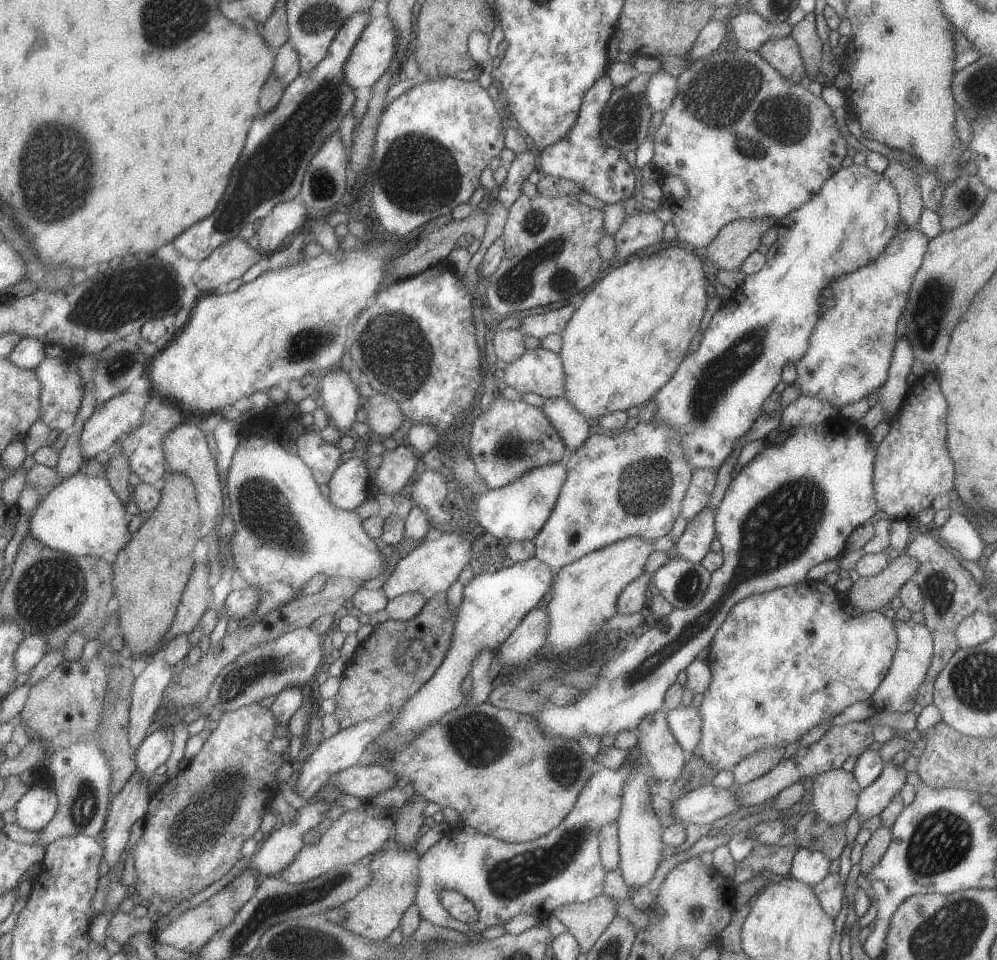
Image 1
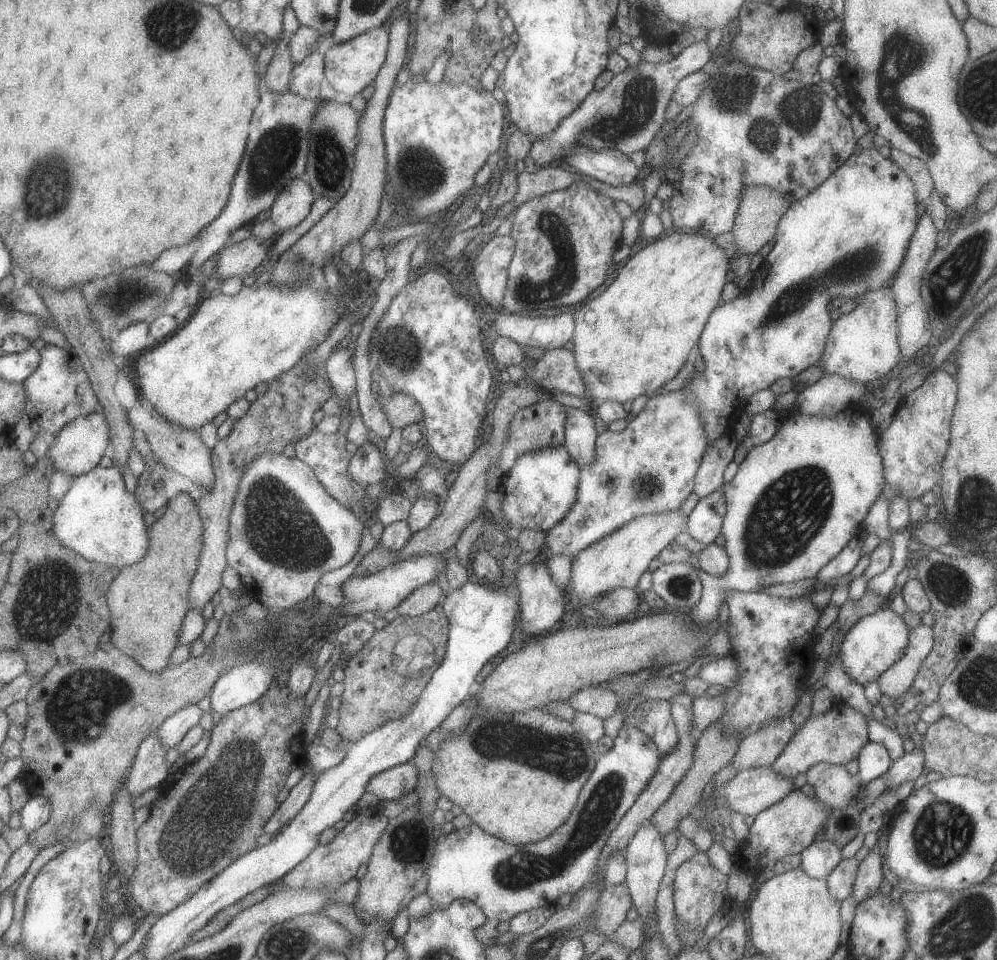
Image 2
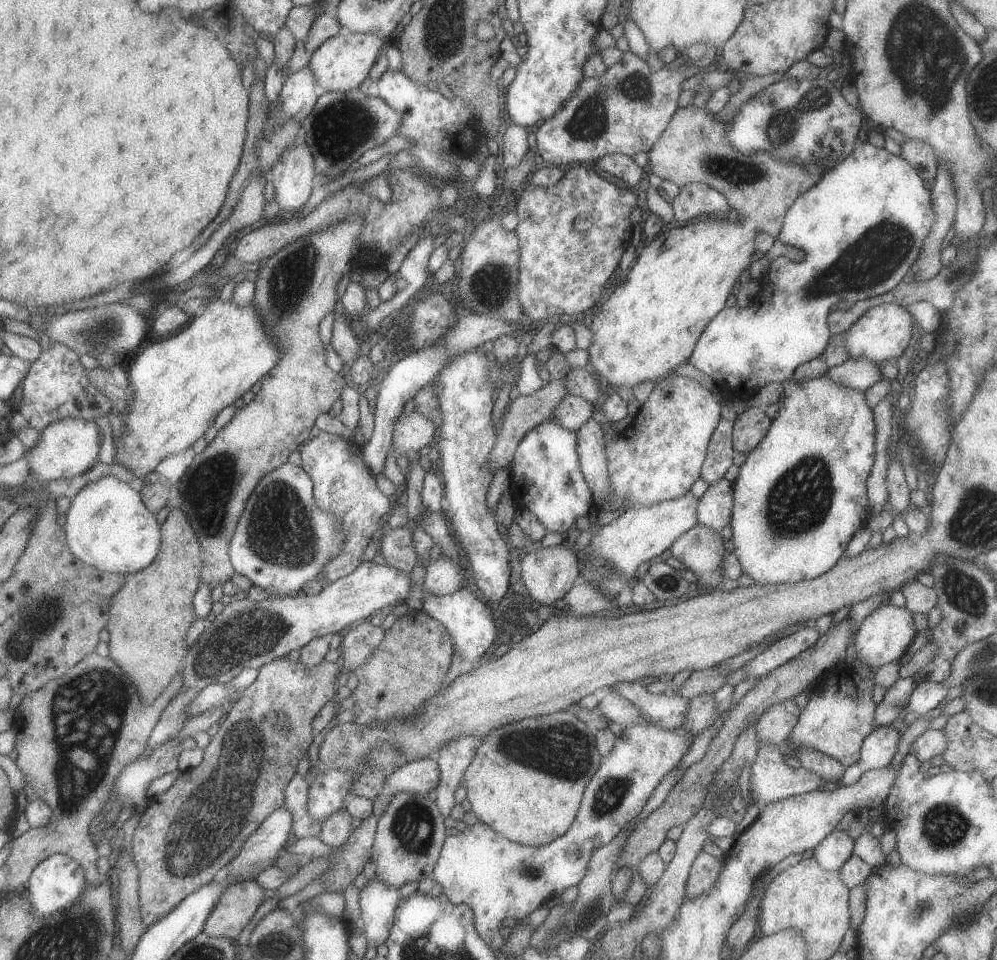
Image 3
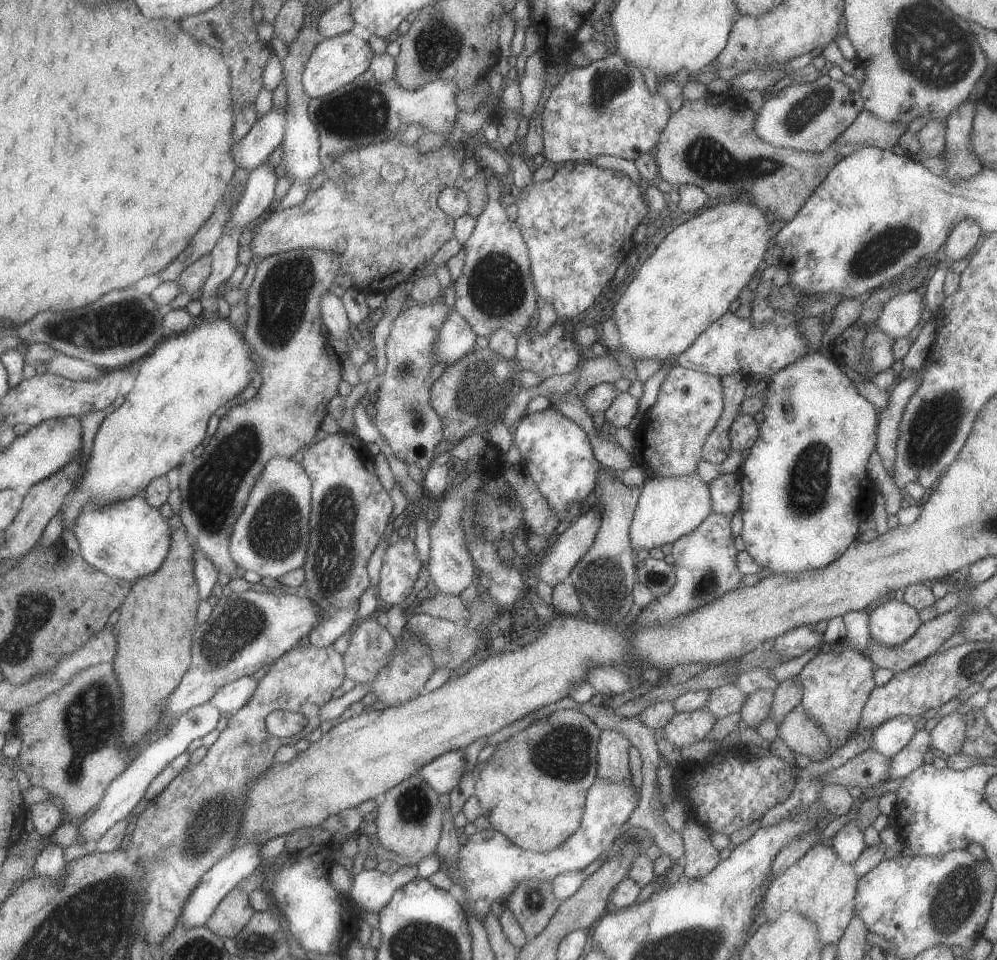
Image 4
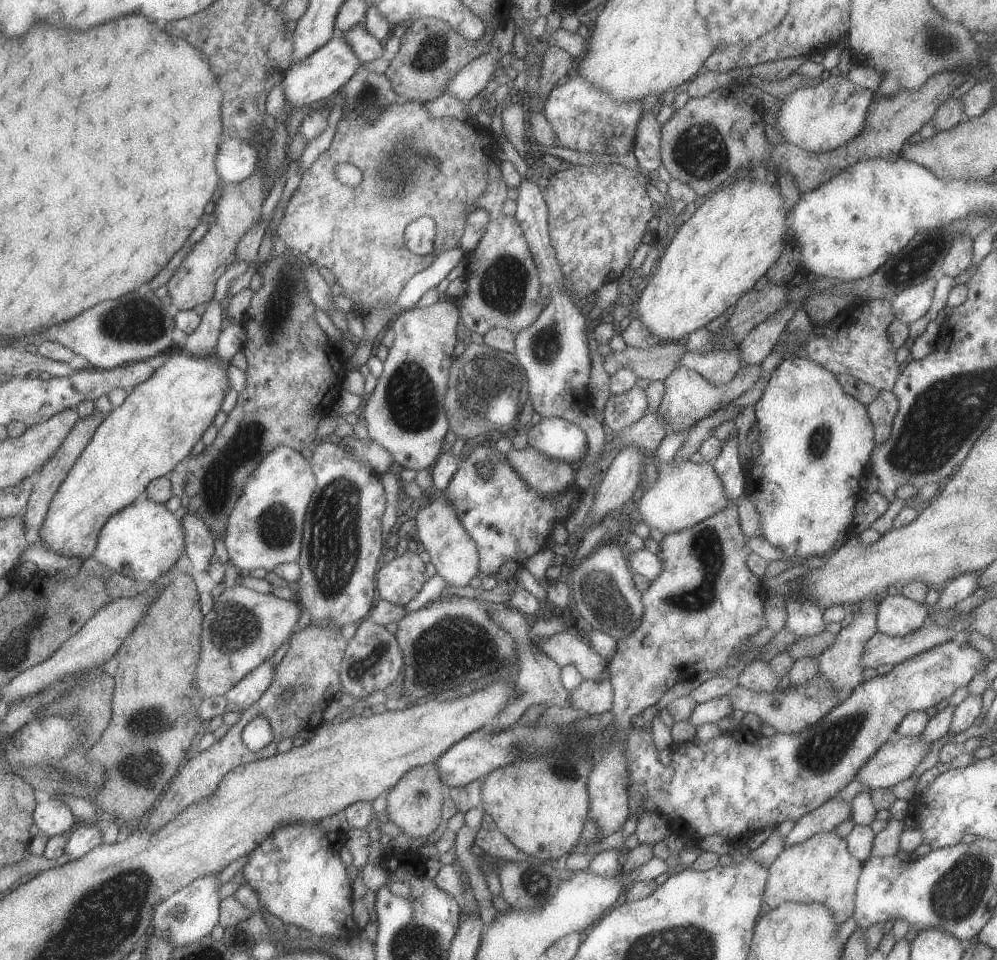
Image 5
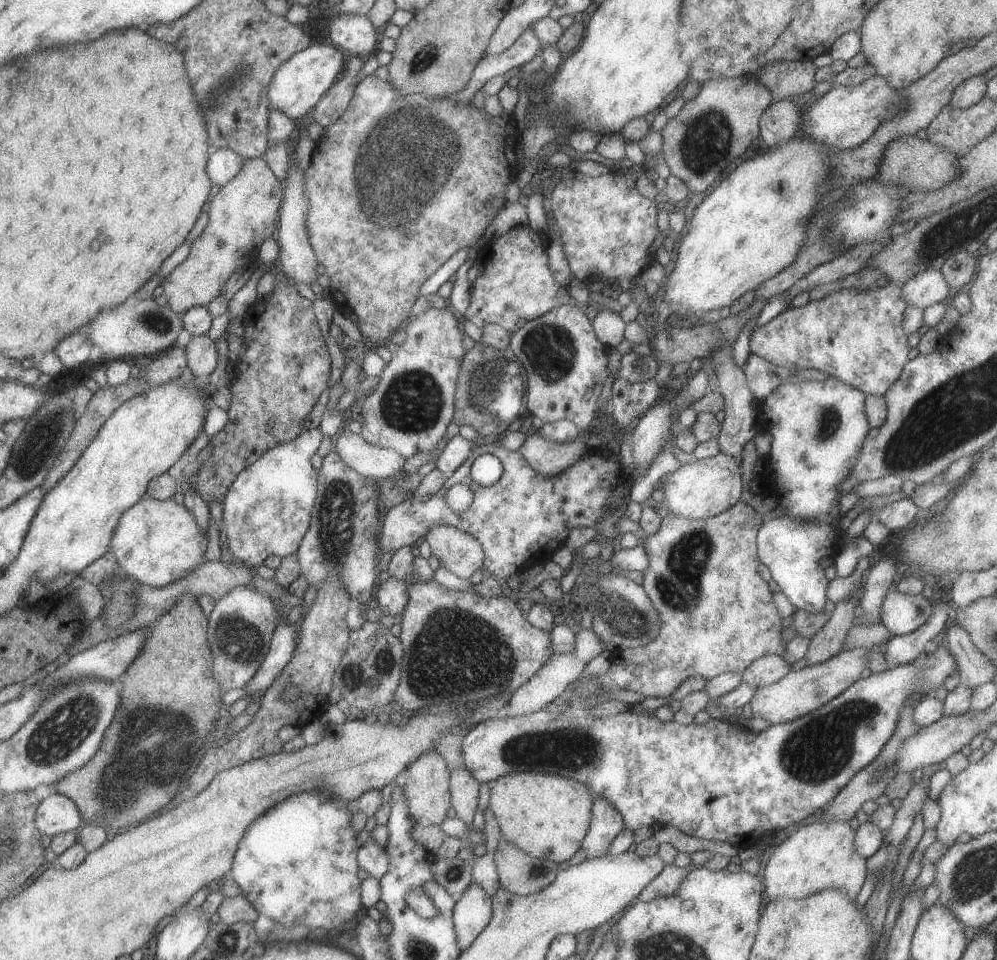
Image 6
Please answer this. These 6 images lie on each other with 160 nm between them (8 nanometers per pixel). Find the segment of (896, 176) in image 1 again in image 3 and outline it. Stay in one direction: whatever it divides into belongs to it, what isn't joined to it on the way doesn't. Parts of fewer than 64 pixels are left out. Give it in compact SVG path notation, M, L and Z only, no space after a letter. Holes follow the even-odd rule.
M908 139L901 144L900 156L905 158L929 185L932 184L939 165L938 156L932 145L926 141Z

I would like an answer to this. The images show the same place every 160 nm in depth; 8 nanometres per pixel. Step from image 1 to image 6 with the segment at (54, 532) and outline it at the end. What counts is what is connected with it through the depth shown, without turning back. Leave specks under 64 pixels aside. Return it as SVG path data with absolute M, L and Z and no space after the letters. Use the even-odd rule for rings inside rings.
M148 495L136 506L127 510L122 517L116 536L113 538L112 552L118 557L120 566L124 567L135 579L144 585L162 588L185 579L206 562L204 556L206 546L208 546L206 531L201 527L194 511L186 503L180 504L175 499L161 501Z

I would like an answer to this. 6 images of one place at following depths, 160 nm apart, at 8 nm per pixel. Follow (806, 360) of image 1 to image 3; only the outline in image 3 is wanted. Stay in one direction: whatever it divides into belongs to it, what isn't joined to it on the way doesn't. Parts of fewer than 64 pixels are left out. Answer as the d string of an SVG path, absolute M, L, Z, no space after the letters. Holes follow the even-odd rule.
M899 302L882 303L869 308L850 328L845 335L846 348L849 356L866 357L878 366L888 359L898 359L909 347L912 338L917 338L915 318L906 306Z

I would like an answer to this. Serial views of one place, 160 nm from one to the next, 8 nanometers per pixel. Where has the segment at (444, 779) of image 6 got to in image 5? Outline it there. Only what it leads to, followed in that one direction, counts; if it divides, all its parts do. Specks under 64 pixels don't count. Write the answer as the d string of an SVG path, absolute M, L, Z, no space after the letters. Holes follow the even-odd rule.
M436 763L411 768L385 795L388 804L384 814L388 814L388 820L397 824L403 834L414 838L428 836L444 821L442 803L447 797L447 787L441 779Z

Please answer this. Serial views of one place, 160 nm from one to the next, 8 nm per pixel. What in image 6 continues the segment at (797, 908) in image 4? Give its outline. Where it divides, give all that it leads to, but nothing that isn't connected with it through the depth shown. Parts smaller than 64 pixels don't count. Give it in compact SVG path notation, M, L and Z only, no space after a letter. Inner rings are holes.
M814 821L804 825L766 856L761 870L770 899L803 899L824 889L844 891L856 899L867 877L867 858L856 852L855 830L848 821Z

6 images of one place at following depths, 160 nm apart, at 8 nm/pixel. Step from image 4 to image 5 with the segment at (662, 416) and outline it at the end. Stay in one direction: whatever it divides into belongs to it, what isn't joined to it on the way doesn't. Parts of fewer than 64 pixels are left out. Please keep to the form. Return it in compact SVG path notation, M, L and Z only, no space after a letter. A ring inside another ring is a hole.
M761 364L746 365L736 373L736 376L730 382L721 385L708 382L706 378L700 376L698 372L690 370L688 367L676 367L674 372L664 380L666 391L657 410L668 423L667 432L680 432L685 428L692 428L692 425L696 424L697 420L699 421L706 416L710 416L712 412L718 411L723 404L729 405L731 400L754 388L757 381L762 379L765 374Z

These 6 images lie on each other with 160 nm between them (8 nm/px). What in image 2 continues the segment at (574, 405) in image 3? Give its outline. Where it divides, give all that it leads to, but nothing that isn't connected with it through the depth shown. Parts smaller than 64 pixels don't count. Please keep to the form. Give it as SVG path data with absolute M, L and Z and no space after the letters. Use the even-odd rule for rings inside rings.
M548 398L545 401L528 405L519 410L513 418L509 428L509 434L503 450L501 451L499 468L501 468L503 476L506 475L520 453L528 453L538 449L546 449L552 445L565 444L565 422L567 421L567 408L565 405L556 400Z

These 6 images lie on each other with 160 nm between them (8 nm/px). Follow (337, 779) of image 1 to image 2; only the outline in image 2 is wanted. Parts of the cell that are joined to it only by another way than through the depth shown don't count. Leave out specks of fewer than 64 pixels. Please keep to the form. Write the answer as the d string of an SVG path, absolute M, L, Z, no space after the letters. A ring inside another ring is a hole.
M413 760L374 775L366 791L374 793L381 800L395 800L414 792L419 781L419 772Z

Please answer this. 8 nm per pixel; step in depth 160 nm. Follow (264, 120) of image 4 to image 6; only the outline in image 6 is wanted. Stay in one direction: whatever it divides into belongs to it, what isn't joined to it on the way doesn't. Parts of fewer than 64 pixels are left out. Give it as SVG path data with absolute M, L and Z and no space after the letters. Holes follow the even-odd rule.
M213 149L209 153L208 174L218 188L232 181L244 168L245 160L242 155L230 149Z

